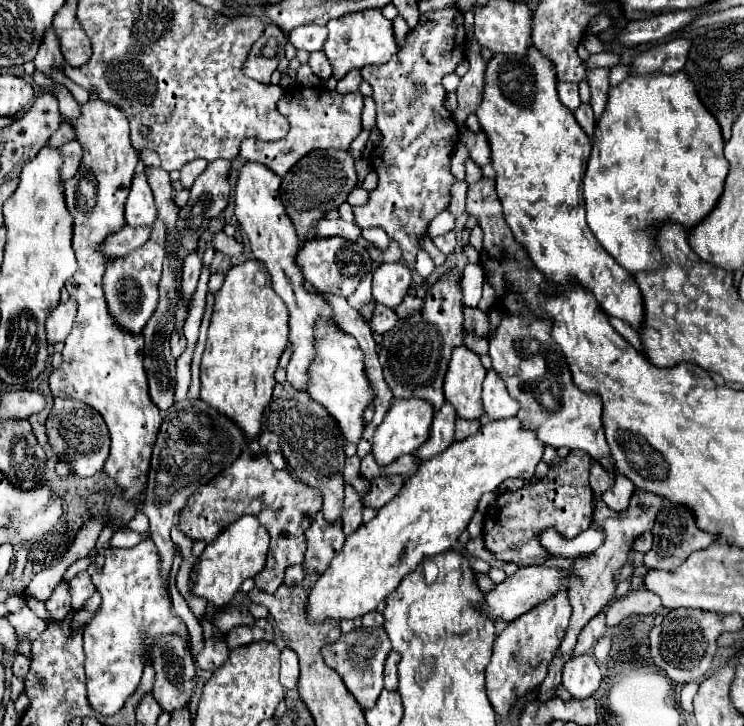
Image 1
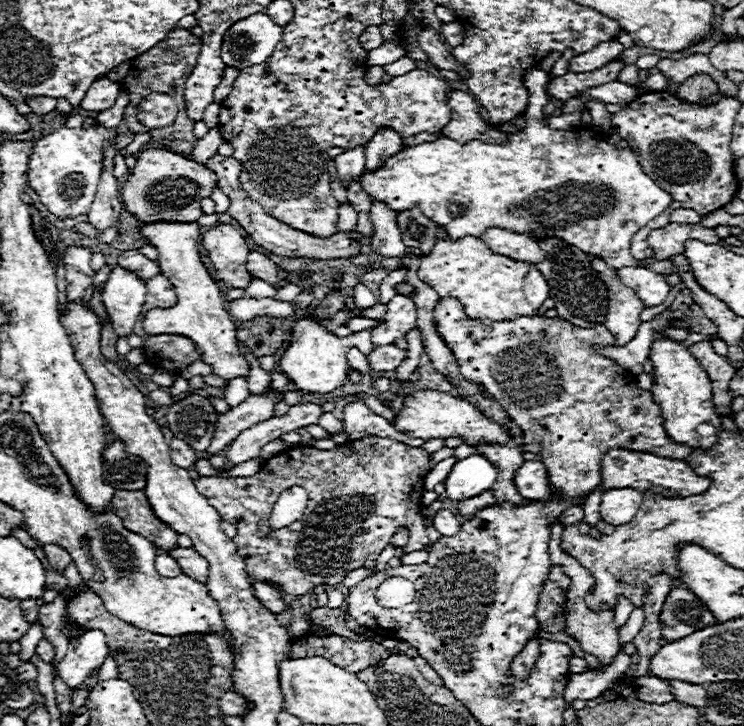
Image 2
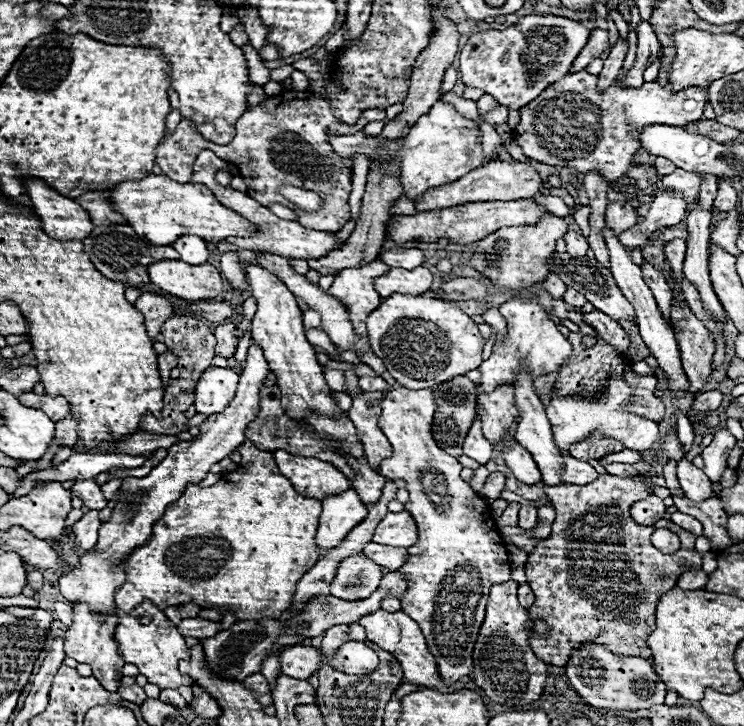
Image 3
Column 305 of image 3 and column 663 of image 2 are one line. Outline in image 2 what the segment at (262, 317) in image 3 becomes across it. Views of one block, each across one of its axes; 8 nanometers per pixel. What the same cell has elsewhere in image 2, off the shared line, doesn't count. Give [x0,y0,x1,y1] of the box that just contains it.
[650,332,720,448]

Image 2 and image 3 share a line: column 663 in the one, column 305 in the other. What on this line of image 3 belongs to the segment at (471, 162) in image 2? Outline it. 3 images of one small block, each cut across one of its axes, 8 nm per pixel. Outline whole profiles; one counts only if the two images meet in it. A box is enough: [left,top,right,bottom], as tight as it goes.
[278,184,322,212]

